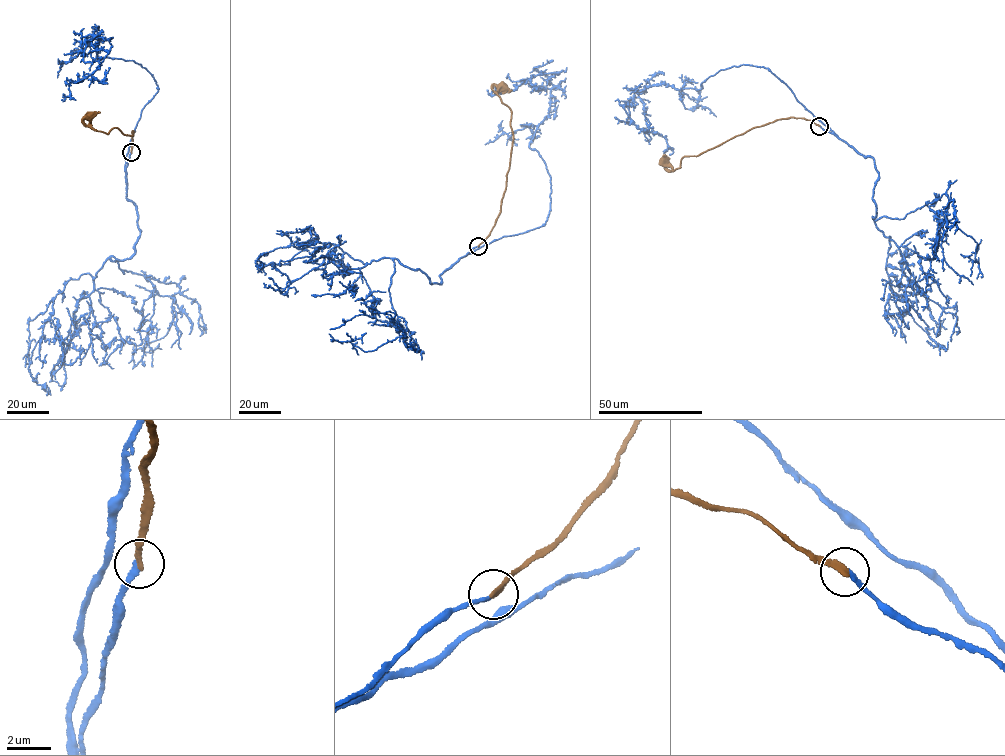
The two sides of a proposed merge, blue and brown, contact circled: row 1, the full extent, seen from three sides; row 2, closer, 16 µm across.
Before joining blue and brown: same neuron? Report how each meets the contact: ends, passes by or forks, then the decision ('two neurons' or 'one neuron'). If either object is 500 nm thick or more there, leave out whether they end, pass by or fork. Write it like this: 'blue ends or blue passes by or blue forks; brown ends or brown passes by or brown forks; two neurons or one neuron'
blue ends; brown ends; one neuron

